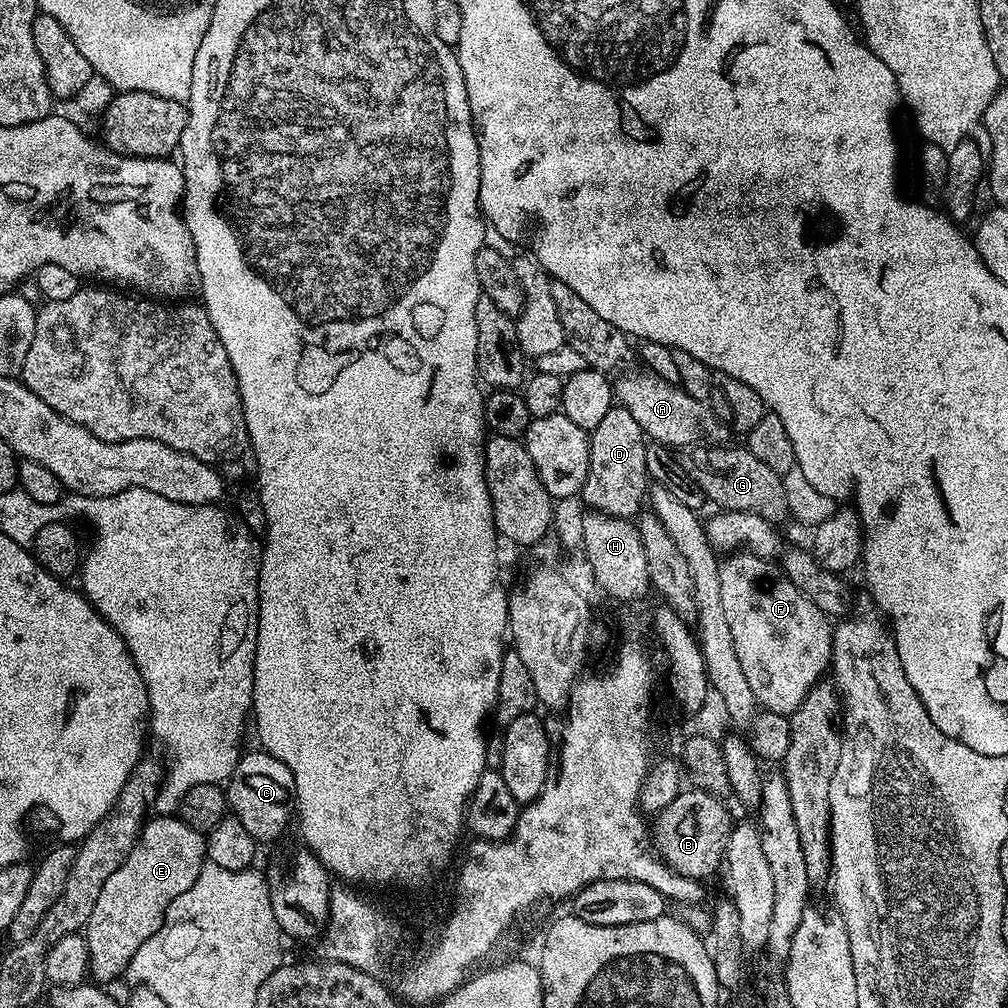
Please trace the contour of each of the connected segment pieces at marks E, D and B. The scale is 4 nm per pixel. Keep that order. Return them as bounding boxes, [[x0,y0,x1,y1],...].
[[86,814,206,982],[582,404,650,517],[650,790,734,882]]

